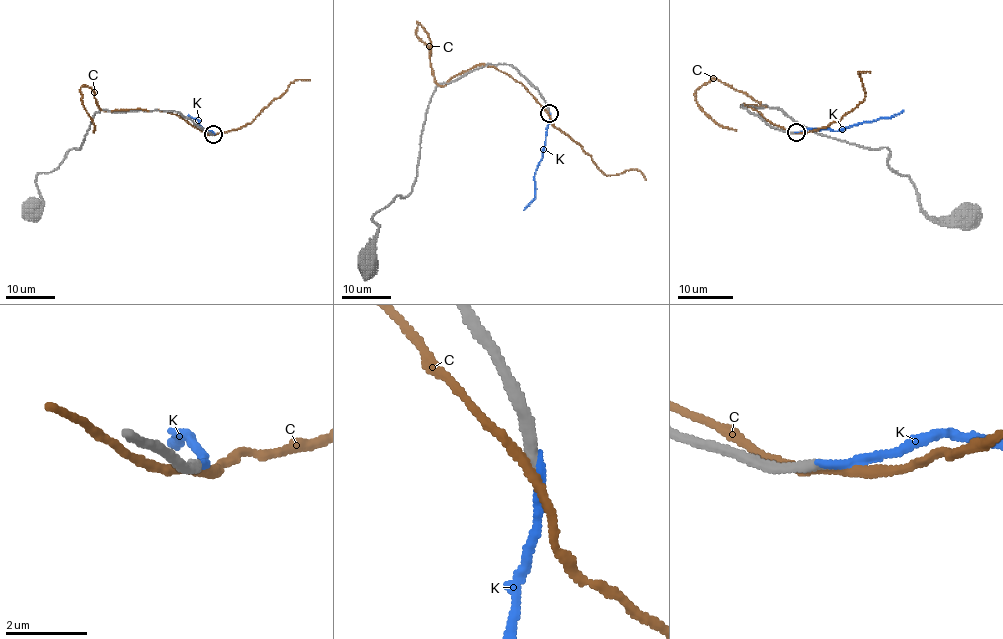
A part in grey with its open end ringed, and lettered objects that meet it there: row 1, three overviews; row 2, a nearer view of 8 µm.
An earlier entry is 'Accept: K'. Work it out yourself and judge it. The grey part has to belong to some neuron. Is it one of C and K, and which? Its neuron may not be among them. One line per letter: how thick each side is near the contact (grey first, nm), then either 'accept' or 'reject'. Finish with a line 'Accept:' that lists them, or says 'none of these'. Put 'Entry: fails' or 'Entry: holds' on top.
Entry: holds
C: 280/240 nm | reject
K: 280/220 nm | accept
Accept: K

